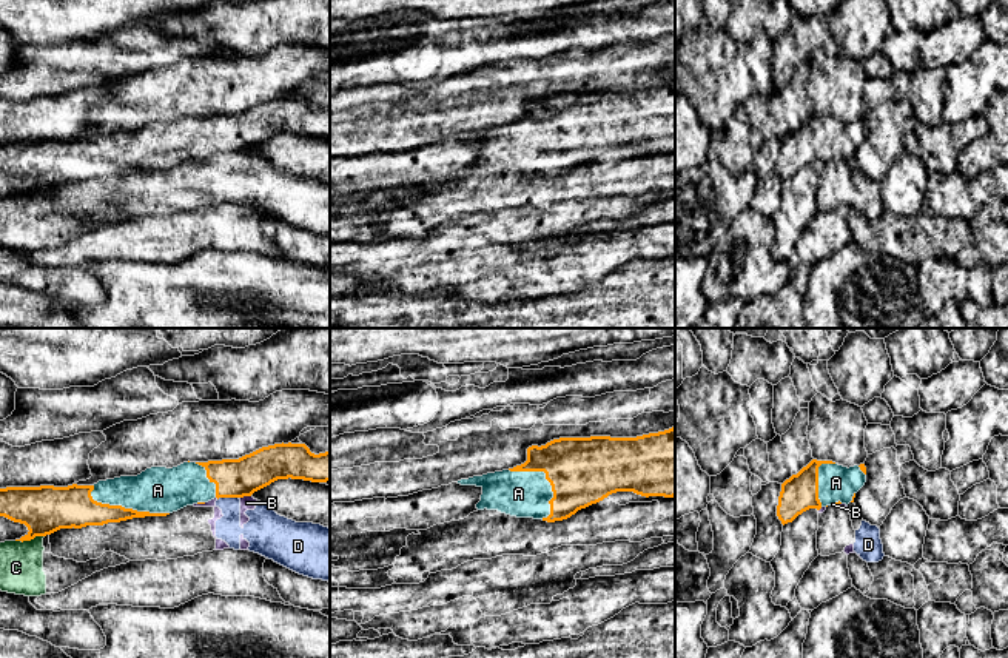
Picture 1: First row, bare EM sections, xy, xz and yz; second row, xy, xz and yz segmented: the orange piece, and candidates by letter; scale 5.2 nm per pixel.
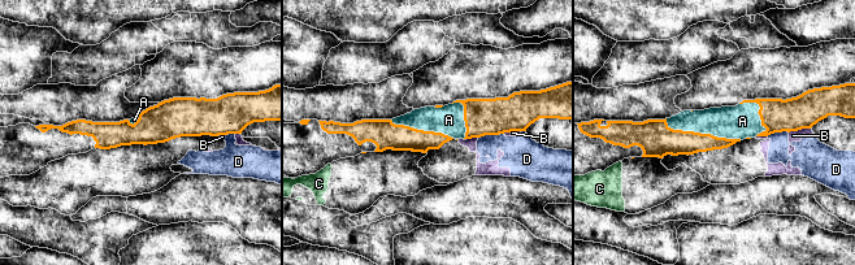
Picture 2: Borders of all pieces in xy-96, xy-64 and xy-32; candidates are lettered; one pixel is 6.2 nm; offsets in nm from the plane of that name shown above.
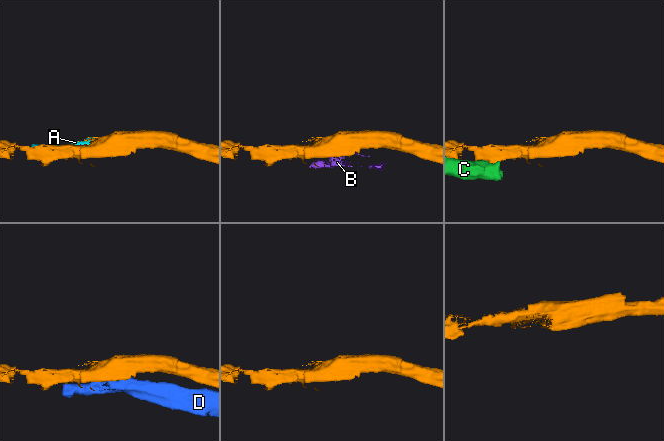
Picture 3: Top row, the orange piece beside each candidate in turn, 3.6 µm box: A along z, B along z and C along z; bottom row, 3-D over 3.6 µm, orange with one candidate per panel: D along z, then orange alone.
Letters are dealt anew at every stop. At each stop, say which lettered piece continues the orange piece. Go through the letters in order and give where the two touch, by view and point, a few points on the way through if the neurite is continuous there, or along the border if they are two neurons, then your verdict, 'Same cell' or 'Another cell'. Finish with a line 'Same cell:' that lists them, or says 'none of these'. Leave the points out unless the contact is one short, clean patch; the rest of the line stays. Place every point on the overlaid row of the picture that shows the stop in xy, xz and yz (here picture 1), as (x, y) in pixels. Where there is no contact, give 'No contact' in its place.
A: Touches orange at xy (128, 509). Same cell
B: Touches orange at xy (244, 495). Another cell
C: Touches orange at xy (30, 540). Another cell
D: Touches orange at xy (227, 496). Boundary: xy (238, 496), (221, 496), (218, 500). Another cell
Same cell: A

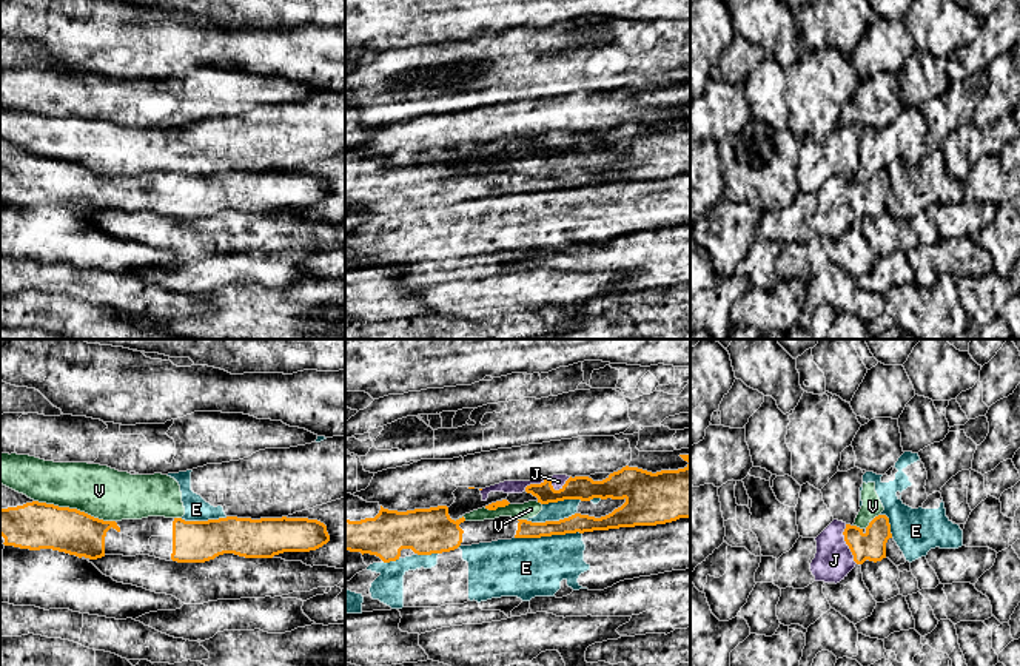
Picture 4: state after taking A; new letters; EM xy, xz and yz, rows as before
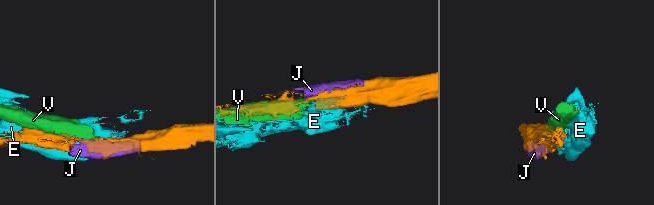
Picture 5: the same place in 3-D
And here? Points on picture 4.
E: Touches orange at xz (547, 535). Boundary: xz (581, 532), (515, 538). Another cell
J: Touches orange at yz (846, 543). Same cell
V: Touches orange at xy (74, 509). Another cell
Same cell: J

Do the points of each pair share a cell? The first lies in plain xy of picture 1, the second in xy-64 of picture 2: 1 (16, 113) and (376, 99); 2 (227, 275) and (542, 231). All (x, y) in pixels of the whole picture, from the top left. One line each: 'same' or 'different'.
1: same
2: different

